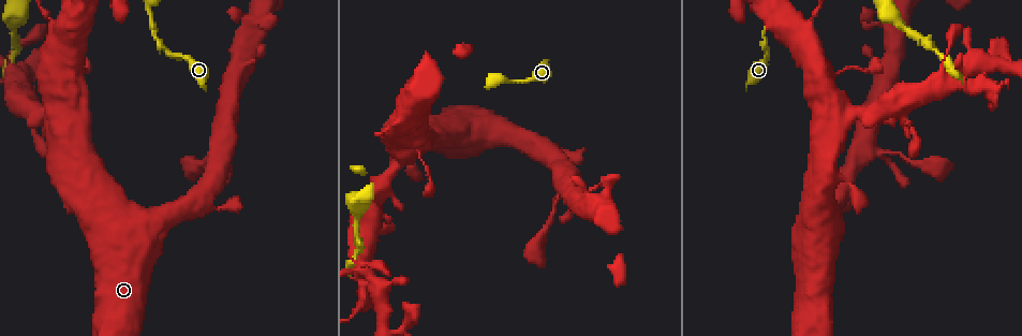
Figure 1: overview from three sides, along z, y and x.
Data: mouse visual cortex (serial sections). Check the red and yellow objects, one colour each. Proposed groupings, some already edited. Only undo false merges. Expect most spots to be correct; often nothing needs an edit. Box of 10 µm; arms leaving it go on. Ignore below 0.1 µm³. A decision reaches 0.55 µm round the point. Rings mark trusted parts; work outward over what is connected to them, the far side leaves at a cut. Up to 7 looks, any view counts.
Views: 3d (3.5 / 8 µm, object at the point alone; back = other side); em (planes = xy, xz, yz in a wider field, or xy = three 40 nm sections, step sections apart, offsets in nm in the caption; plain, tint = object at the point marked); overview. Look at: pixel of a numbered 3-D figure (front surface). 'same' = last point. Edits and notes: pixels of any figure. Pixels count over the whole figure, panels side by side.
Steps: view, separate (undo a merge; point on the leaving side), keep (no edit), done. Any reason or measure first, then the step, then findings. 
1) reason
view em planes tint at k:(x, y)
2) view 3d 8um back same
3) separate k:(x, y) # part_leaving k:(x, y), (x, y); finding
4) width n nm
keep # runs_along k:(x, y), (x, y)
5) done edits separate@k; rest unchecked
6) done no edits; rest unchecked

calibre changes
view 3d 8um at 1:(849, 114)

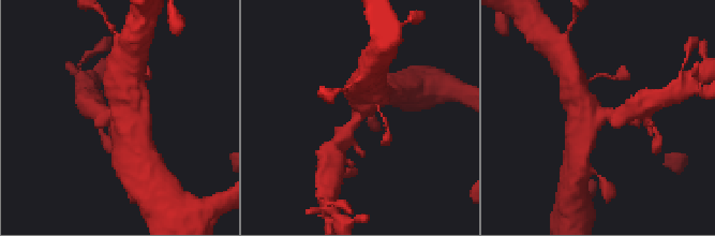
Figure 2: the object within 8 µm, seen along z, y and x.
now the EM
view em planes tint same

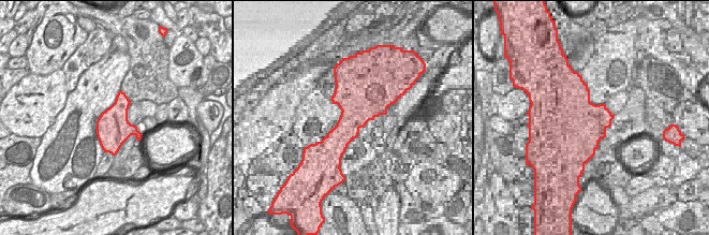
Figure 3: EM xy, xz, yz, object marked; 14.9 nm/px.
keep # runs_along 2:(136, 146), (124, 122), (128, 93); all the same cell

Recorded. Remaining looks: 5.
thick turns thin
view 3d 3.5um back at 1:(359, 277)

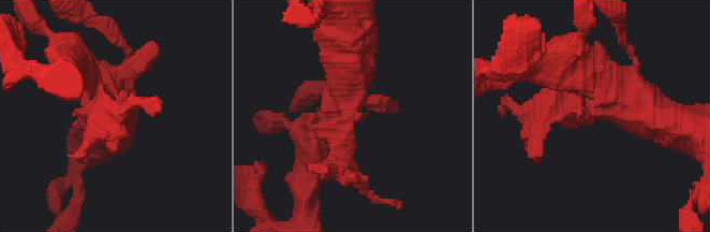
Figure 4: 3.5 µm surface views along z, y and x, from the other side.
now the EM
view em xy step 5 tint at 4:(598, 113)

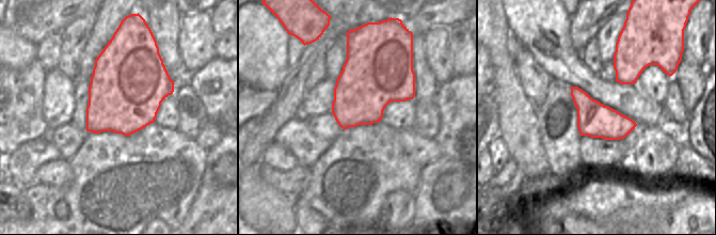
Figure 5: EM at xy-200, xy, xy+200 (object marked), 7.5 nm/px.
keep # runs_along 4:(677, 125), (622, 105), (564, 62); continuous, no second cell

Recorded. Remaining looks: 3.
calibre changes
view 3d 3.5um at 1:(810, 35)

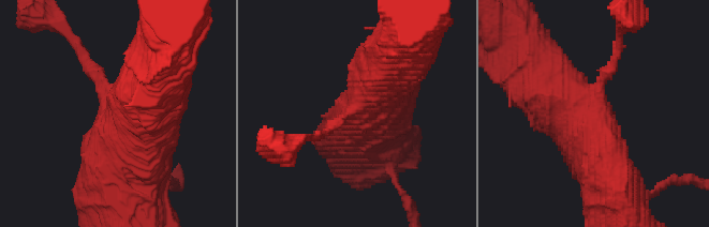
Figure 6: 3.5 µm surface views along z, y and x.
now the EM
view em xy step 1 tint at 6:(360, 111)

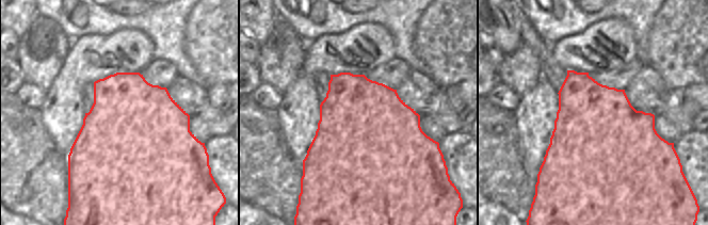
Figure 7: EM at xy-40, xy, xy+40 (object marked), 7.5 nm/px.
keep # continuous, no second cell

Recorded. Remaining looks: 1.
done no edits; rest unchecked

